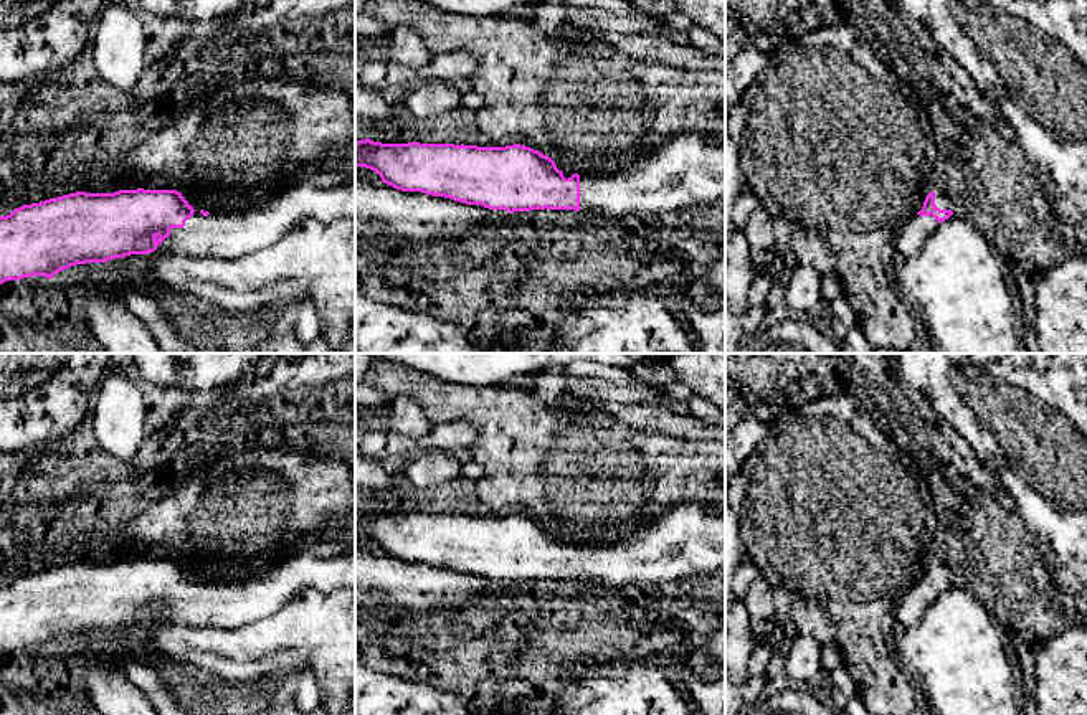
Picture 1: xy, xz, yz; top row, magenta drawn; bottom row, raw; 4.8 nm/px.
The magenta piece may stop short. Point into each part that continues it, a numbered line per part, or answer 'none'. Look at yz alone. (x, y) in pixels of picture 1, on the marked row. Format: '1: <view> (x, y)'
1: yz (942, 202)

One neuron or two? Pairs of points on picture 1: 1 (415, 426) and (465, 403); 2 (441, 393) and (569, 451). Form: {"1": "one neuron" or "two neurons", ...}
{"1": "two neurons", "2": "one neuron"}

